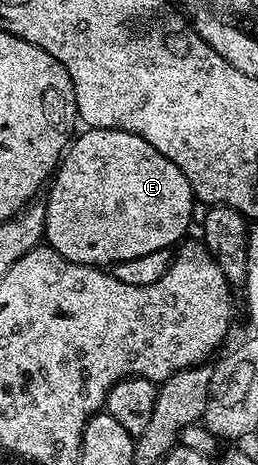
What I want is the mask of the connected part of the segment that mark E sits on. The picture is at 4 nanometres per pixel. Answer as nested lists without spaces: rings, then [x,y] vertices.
[[[87,128],[82,132],[79,132],[71,140],[66,152],[62,154],[62,160],[59,161],[57,170],[48,185],[50,194],[44,198],[46,206],[44,237],[50,248],[56,250],[60,255],[64,255],[64,259],[95,267],[113,267],[118,261],[140,259],[140,255],[149,255],[151,251],[173,250],[189,234],[186,232],[190,229],[190,220],[194,217],[194,205],[196,206],[194,192],[184,175],[184,171],[180,171],[180,167],[176,167],[176,163],[172,163],[172,159],[164,159],[164,155],[160,155],[160,151],[156,151],[156,147],[152,147],[152,143],[144,143],[144,139],[140,139],[140,135],[132,135],[123,129]]]

